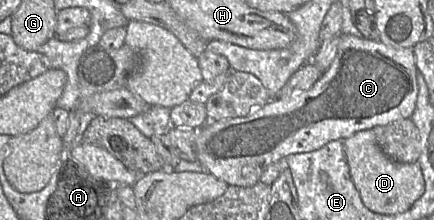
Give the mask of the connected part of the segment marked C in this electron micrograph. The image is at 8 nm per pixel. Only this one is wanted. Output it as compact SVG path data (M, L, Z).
M340 33L337 54L329 68L307 90L273 98L244 117L208 121L197 129L196 158L206 172L229 186L250 187L259 182L266 167L296 153L320 149L333 140L345 140L354 133L410 118L418 96L417 67L412 48L394 48L379 40Z

